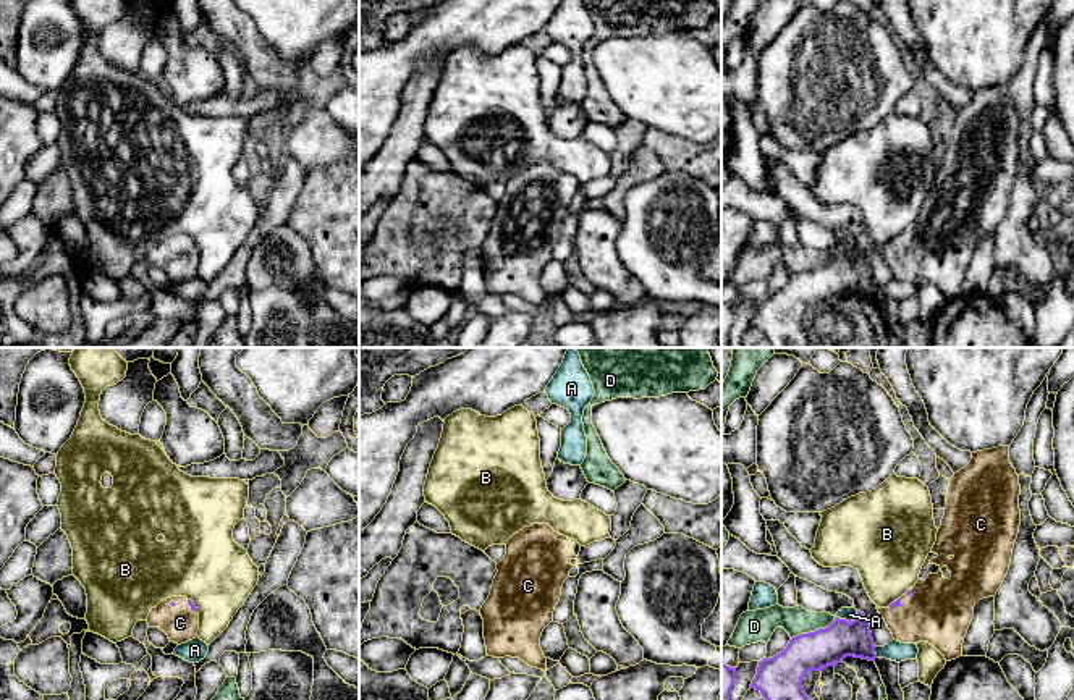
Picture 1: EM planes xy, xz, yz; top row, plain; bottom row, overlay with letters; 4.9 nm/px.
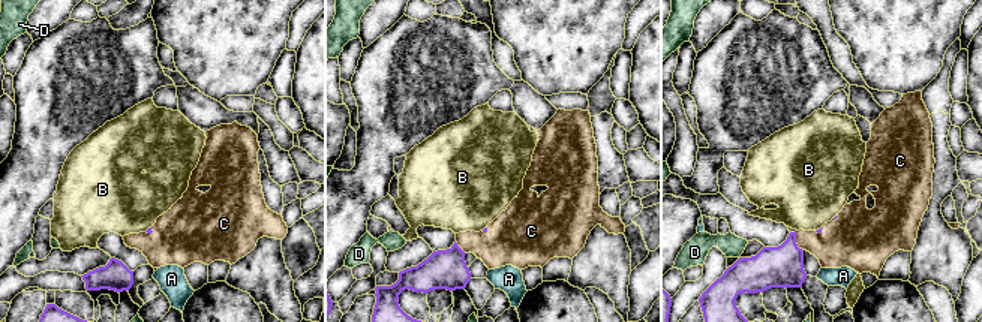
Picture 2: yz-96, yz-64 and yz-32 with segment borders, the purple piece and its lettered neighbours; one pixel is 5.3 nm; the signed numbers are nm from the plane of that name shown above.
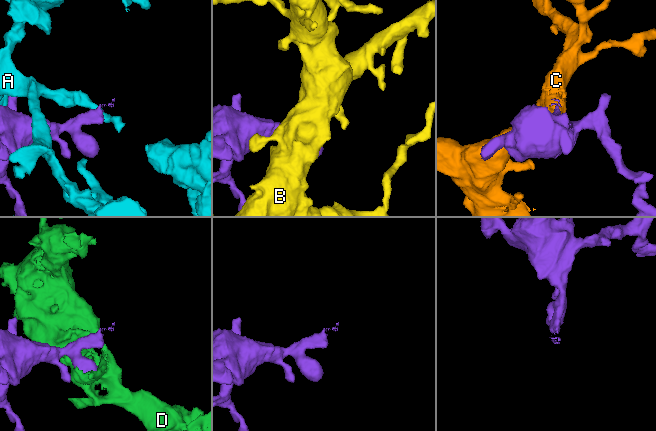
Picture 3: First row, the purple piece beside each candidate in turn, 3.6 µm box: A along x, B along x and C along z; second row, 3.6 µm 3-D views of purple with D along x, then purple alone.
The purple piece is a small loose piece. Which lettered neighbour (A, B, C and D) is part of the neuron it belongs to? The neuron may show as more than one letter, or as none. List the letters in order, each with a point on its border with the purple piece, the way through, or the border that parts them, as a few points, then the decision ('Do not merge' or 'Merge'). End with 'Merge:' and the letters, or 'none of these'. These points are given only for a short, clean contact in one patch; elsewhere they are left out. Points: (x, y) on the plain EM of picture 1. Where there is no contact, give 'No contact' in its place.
A: Touches purple at yz (848, 259). Do not merge
B: Touches purple at xy (194, 243). Do not merge
C: Touches purple at yz (896, 243). Path across: yz (898, 240), (896, 243), (938, 248). Merge
D: Touches purple at yz (812, 270). Do not merge
Merge: C

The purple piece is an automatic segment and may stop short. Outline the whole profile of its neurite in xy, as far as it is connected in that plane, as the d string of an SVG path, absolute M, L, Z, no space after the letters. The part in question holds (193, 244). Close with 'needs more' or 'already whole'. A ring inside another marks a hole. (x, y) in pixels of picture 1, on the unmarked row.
M171 234L150 247L147 262L159 265L168 273L170 280L181 283L197 275L197 246L186 234Z; needs more

